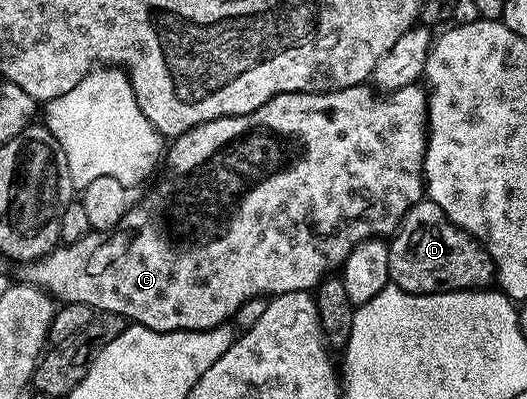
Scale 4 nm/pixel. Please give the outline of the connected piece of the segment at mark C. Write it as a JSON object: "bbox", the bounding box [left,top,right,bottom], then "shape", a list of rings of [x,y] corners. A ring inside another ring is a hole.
{"bbox":[17,83,428,331],"shape":[[[410,83],[407,87],[401,87],[389,93],[375,93],[369,86],[359,85],[357,87],[349,87],[348,89],[340,89],[339,91],[297,91],[296,93],[280,93],[274,95],[268,101],[264,101],[264,105],[260,105],[260,109],[252,109],[252,113],[244,113],[243,115],[229,115],[228,117],[220,117],[213,119],[207,123],[196,125],[190,131],[185,131],[183,135],[177,136],[173,140],[174,143],[169,144],[168,150],[164,155],[164,167],[166,163],[166,176],[155,185],[154,191],[150,191],[142,200],[135,202],[131,206],[130,211],[122,219],[122,226],[115,227],[109,233],[91,233],[80,237],[80,241],[75,243],[62,243],[49,251],[44,257],[33,259],[30,263],[21,264],[17,268],[17,278],[23,283],[30,283],[33,287],[39,287],[41,291],[46,292],[55,300],[62,303],[79,303],[80,305],[88,305],[93,307],[95,312],[105,313],[111,311],[122,316],[123,319],[131,324],[139,327],[147,327],[153,331],[211,331],[213,327],[221,327],[227,321],[233,320],[236,309],[240,309],[240,305],[244,305],[250,299],[260,299],[263,297],[273,297],[283,295],[284,293],[296,293],[297,291],[313,292],[323,279],[327,278],[331,273],[337,272],[342,264],[346,262],[348,253],[352,253],[352,249],[356,249],[356,245],[360,245],[366,239],[381,239],[383,237],[393,236],[401,225],[402,219],[408,213],[408,209],[412,209],[412,205],[416,205],[424,198],[424,176],[422,166],[426,160],[426,101],[428,91],[425,86],[418,83]]]}

